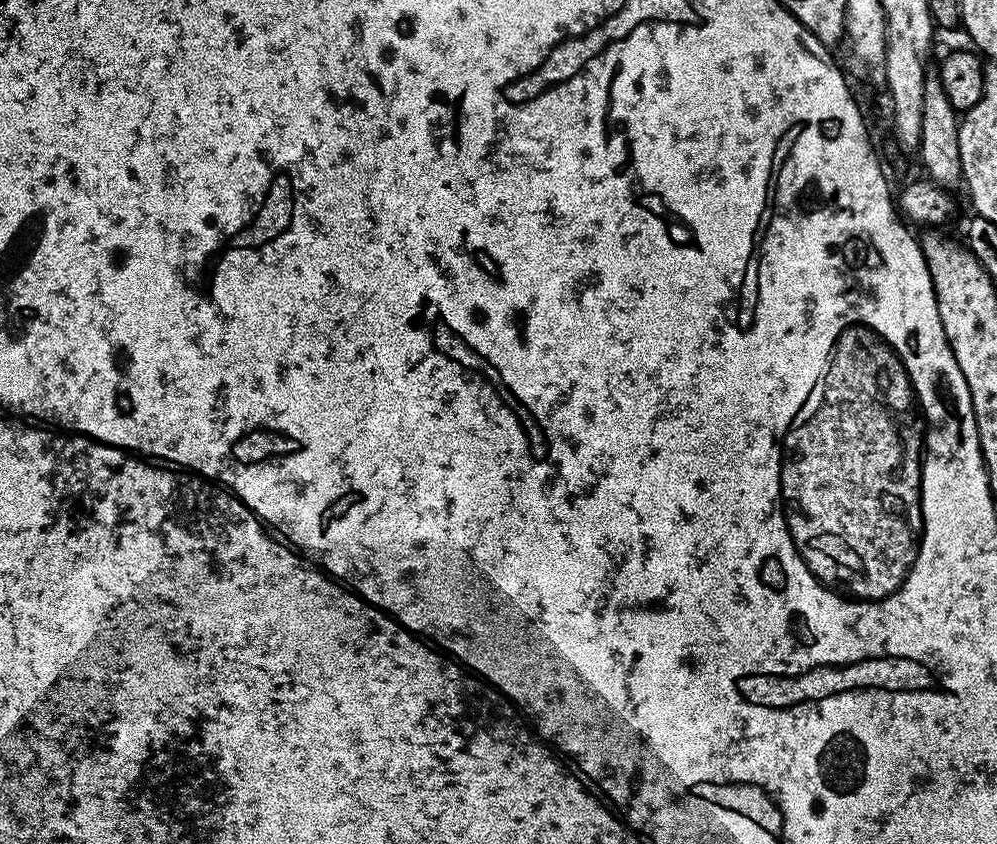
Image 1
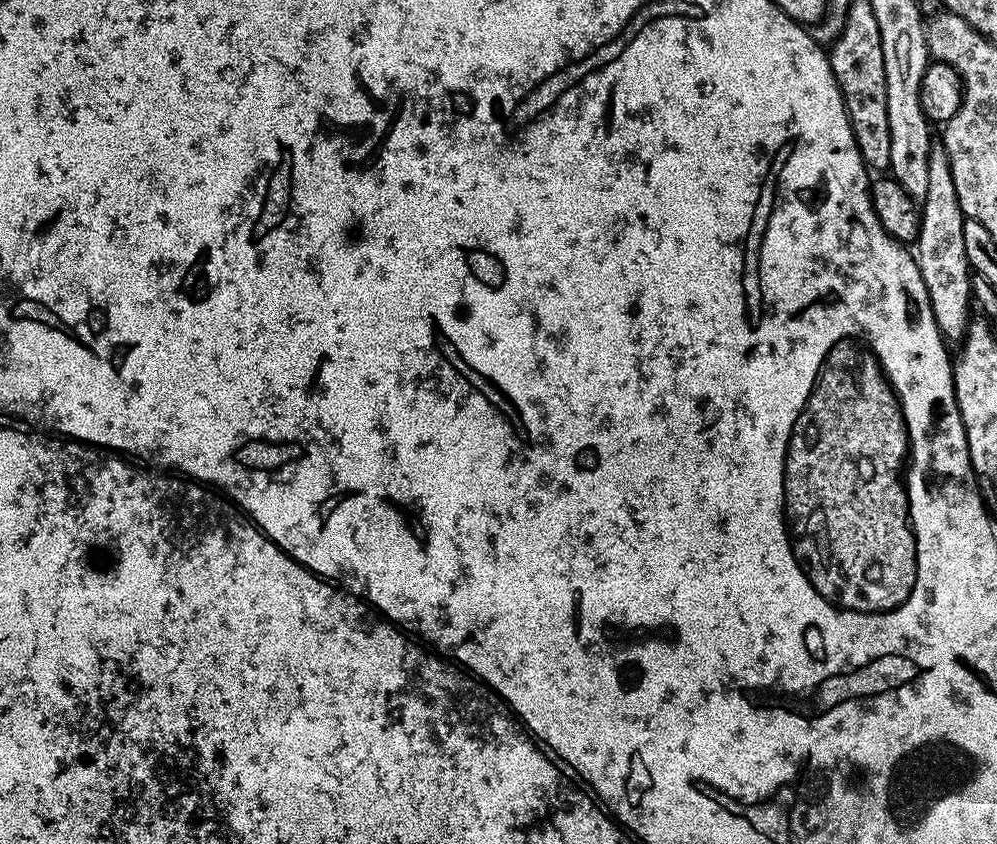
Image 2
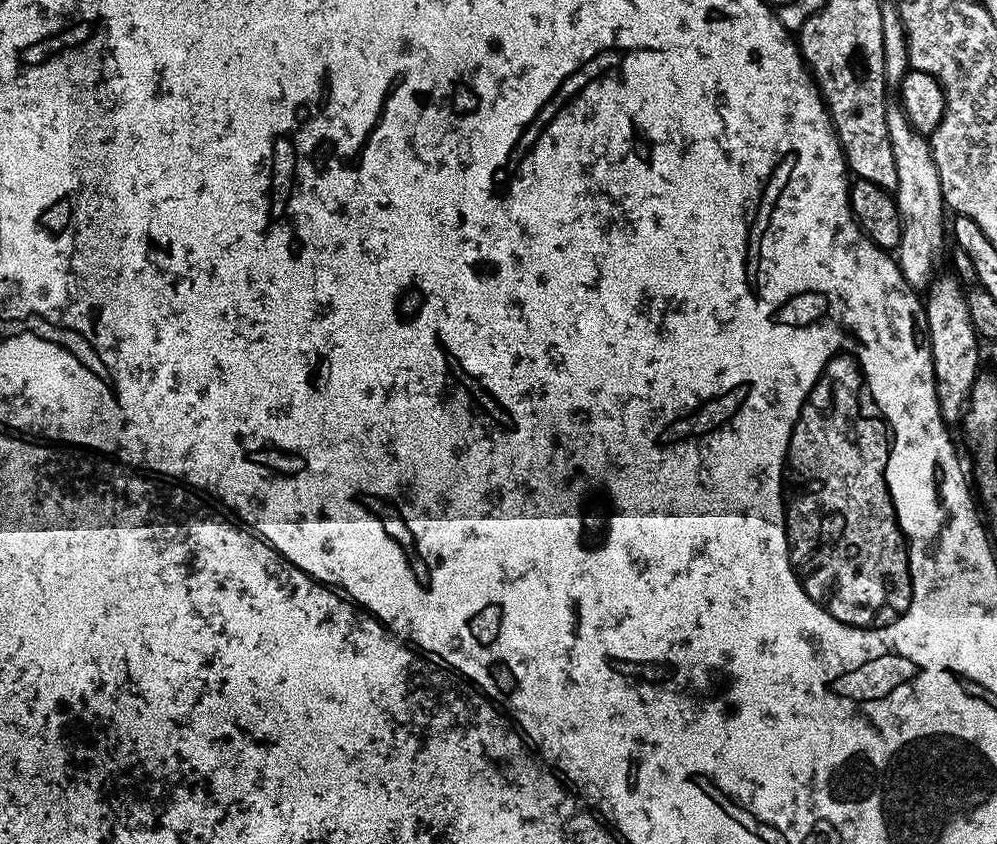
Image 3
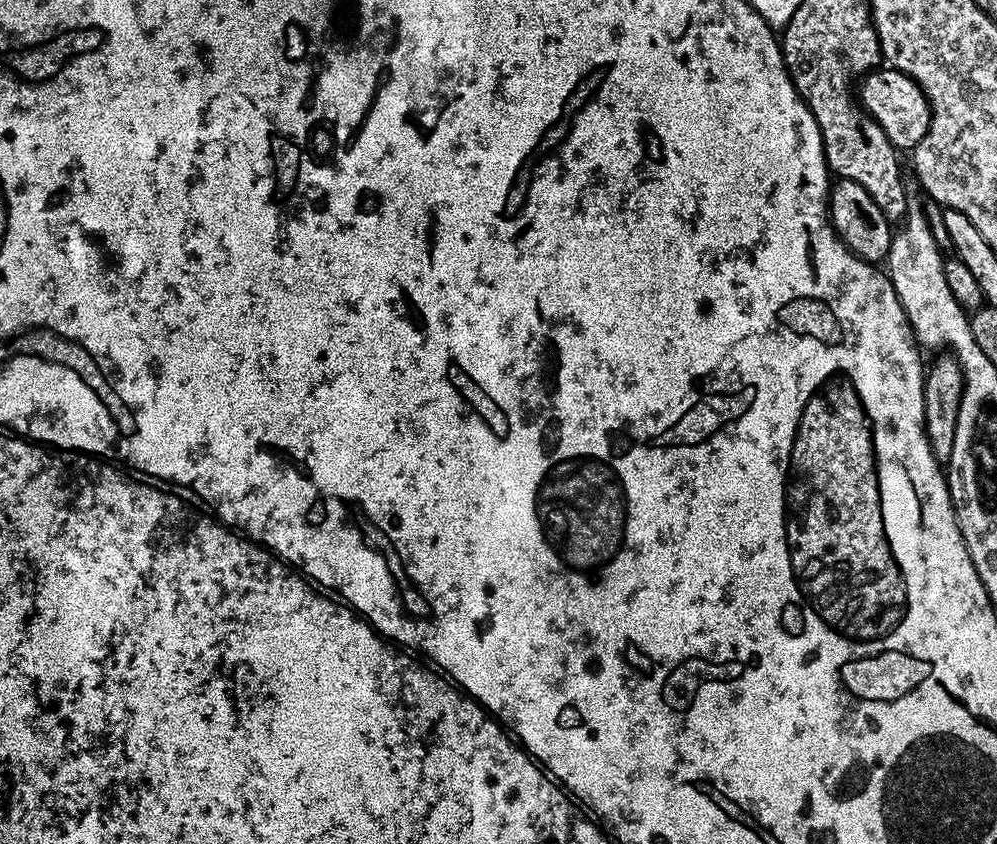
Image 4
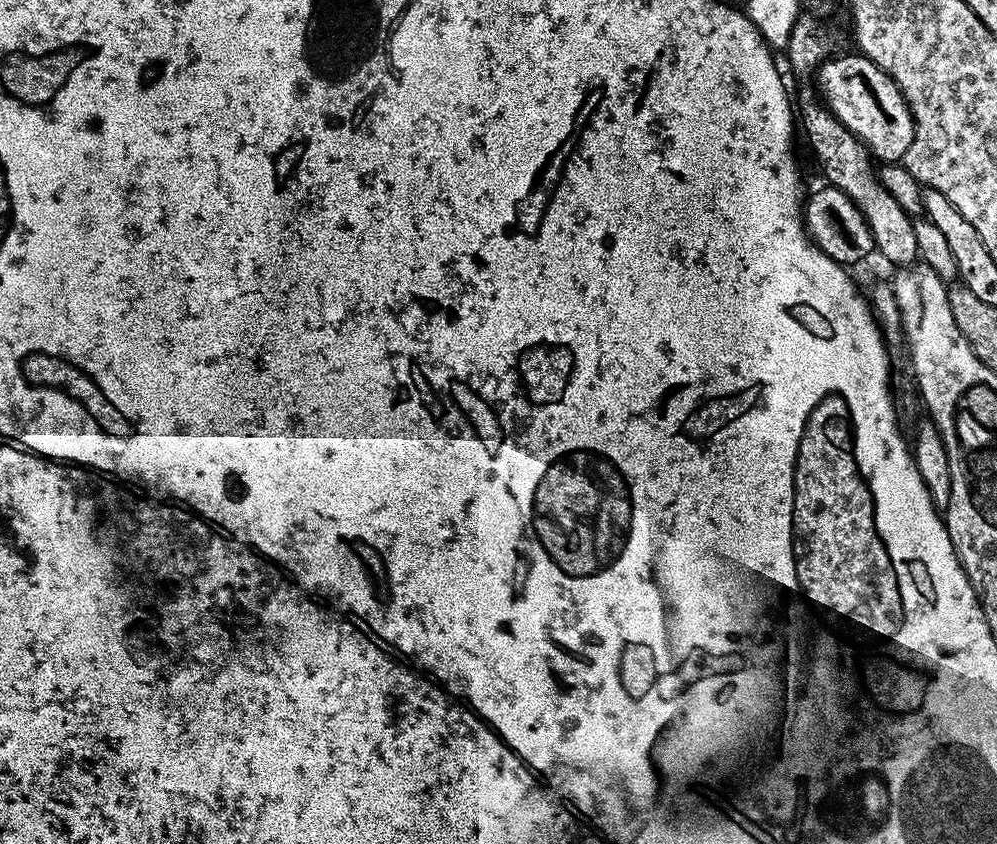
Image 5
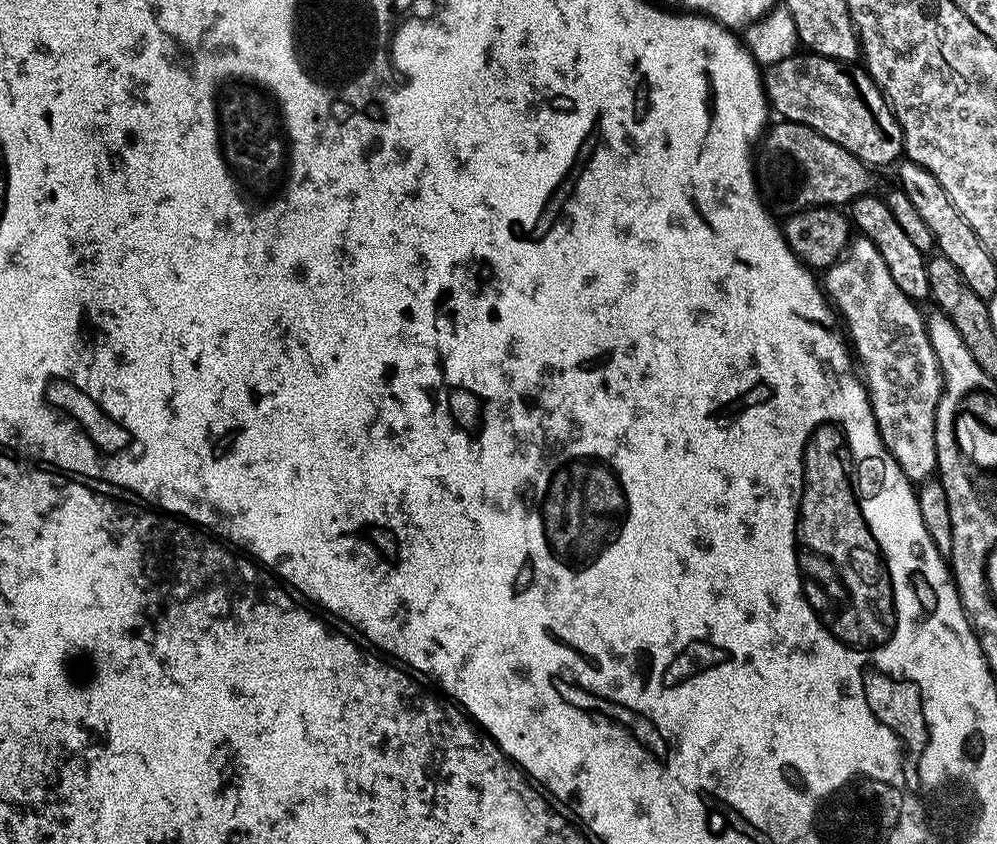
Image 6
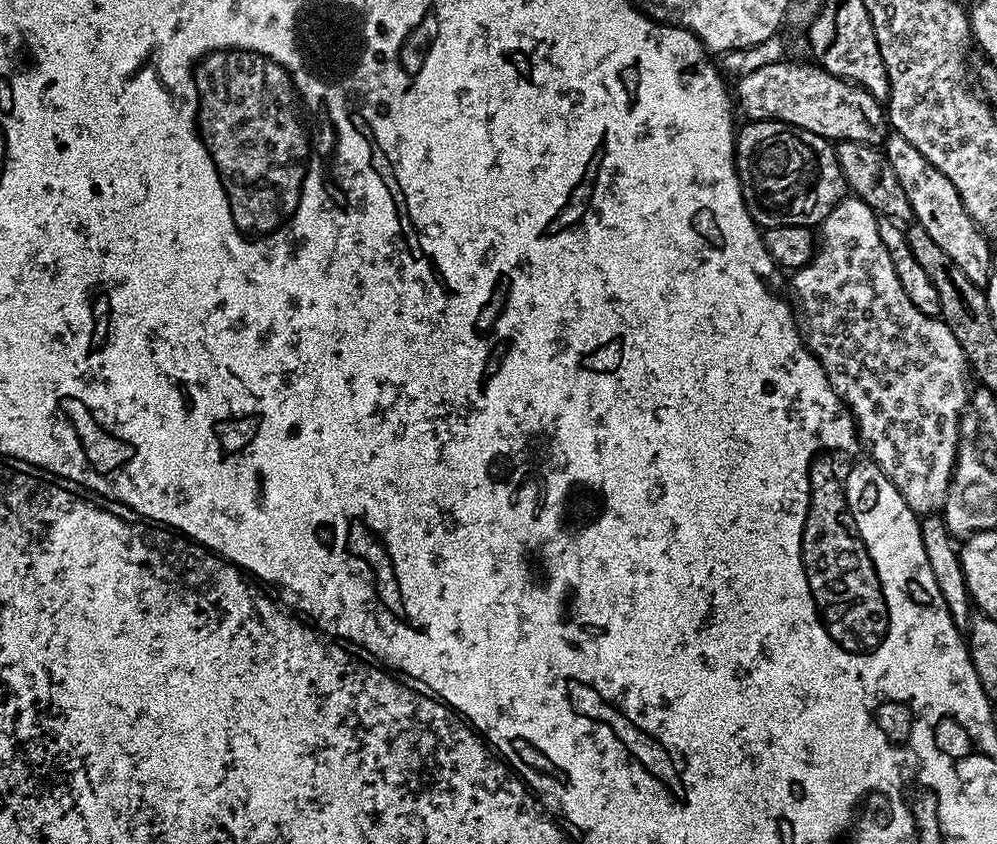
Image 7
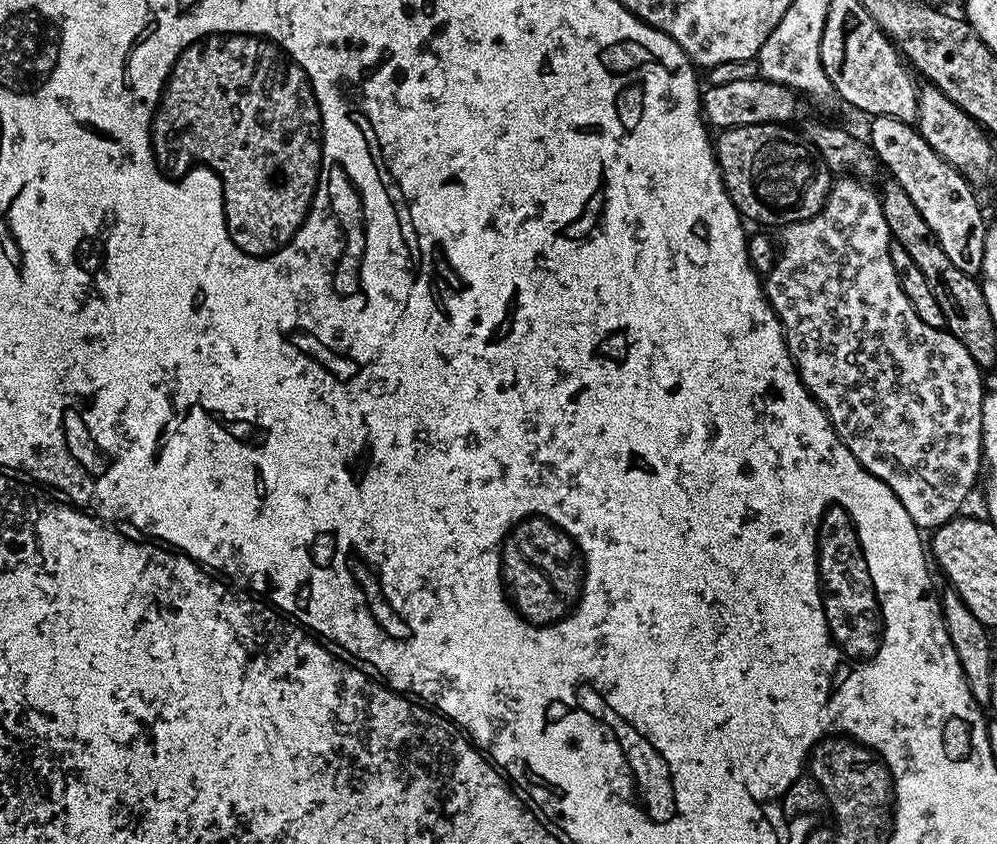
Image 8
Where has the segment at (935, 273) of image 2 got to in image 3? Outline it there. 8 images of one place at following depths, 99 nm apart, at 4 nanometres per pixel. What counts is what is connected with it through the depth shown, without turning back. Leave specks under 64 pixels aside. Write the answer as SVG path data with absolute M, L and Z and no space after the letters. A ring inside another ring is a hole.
M947 274L947 276L937 275L926 289L924 314L928 318L928 345L930 346L932 365L934 366L934 386L938 394L940 417L945 424L952 426L955 425L955 420L957 423L961 419L968 403L968 396L972 392L972 386L981 373L979 372L980 348L976 345L978 337L974 326L970 322L970 310L966 306L965 285L960 283L956 276L952 274Z

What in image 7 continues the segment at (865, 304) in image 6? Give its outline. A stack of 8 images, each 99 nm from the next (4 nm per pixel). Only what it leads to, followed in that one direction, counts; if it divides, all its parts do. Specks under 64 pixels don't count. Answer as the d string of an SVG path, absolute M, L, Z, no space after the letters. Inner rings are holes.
M848 194L843 200L826 214L826 218L818 225L818 247L813 251L811 260L806 266L795 269L790 276L790 292L796 295L795 305L802 313L802 335L808 349L812 355L818 358L818 362L824 368L828 380L832 383L832 389L838 393L844 405L852 413L852 419L856 422L856 431L860 437L860 443L864 446L864 451L877 466L884 471L886 478L902 494L904 501L909 504L913 512L917 514L936 514L943 509L944 499L948 493L948 487L952 481L952 471L956 469L956 451L960 441L960 425L962 417L970 404L970 387L968 388L969 375L966 373L966 361L962 354L962 346L950 334L950 326L946 326L944 321L935 317L922 314L910 298L906 298L906 290L902 290L902 282L898 282L898 274L894 274L894 262L890 262L890 254L886 254L886 246L882 246L882 238L878 234L880 220L874 209L866 206L866 202L859 200L857 196ZM876 364L881 364L884 368L896 368L896 388L860 388L860 375L864 368L872 372Z

